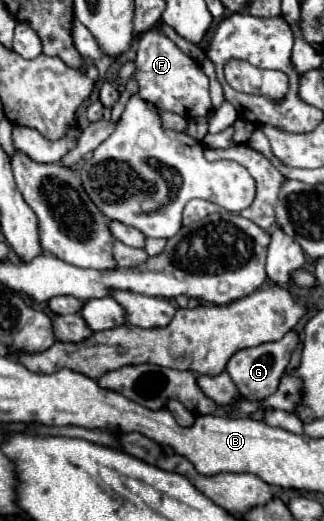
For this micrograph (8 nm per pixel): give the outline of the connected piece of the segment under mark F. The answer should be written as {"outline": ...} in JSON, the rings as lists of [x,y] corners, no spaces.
{"outline":[[[155,26],[149,32],[139,36],[139,48],[135,58],[135,74],[139,82],[139,96],[151,102],[157,108],[169,108],[169,112],[177,112],[185,118],[207,118],[213,112],[213,104],[209,98],[209,80],[201,72],[201,66],[183,54],[167,36],[161,34],[161,28]]]}

